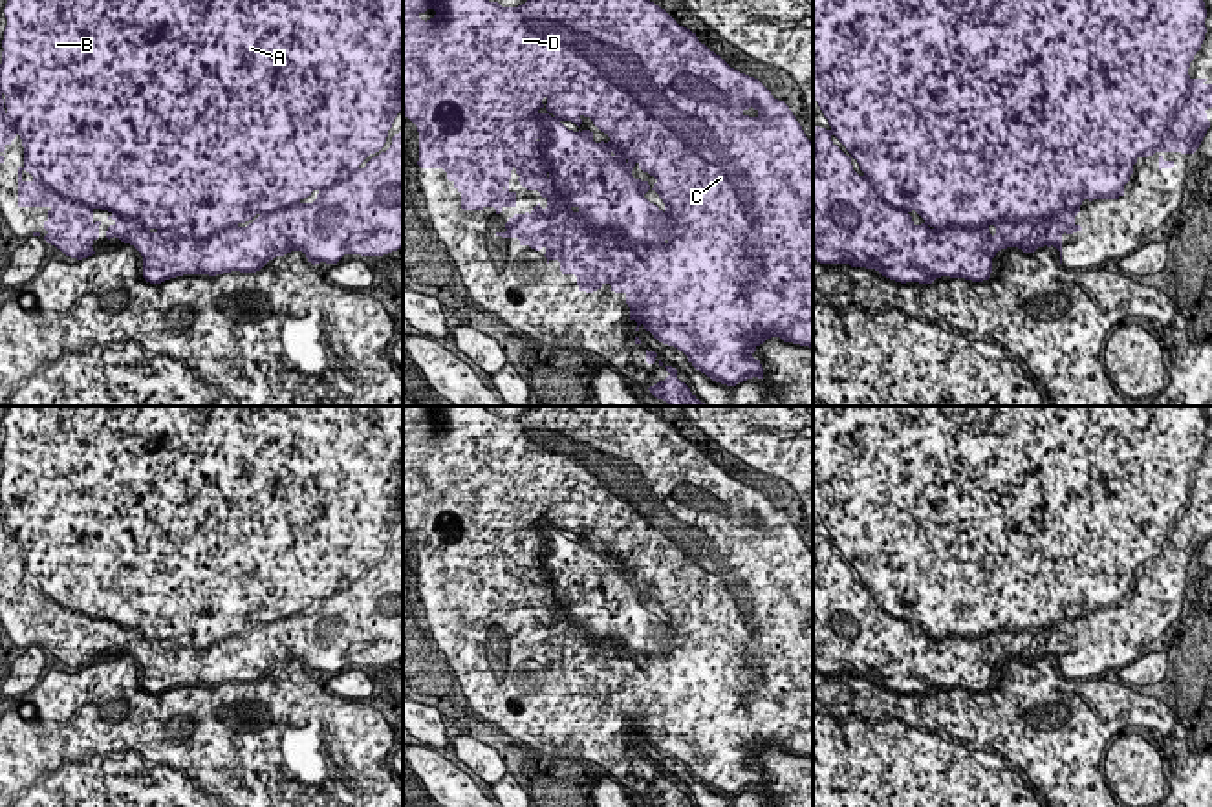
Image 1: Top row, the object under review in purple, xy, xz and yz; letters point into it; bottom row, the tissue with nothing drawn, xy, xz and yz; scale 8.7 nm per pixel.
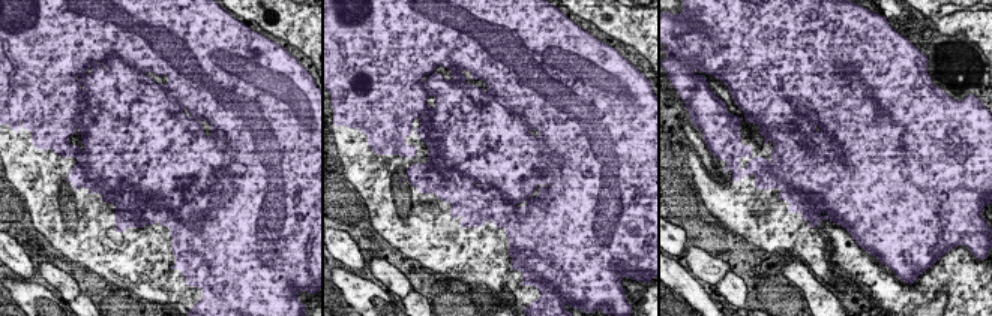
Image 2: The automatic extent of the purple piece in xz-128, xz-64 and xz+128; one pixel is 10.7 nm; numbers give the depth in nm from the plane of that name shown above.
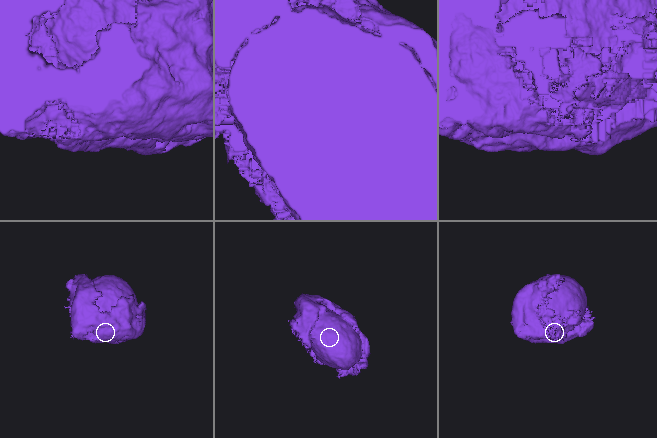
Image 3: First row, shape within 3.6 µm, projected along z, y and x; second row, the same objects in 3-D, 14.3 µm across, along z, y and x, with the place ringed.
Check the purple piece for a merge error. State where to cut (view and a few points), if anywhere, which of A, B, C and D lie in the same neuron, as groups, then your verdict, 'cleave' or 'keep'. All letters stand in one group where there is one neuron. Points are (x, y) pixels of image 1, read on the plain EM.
cut none; groups A B C D; keep

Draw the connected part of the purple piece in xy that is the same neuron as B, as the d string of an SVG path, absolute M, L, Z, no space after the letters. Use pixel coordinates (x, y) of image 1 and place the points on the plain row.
M7 406L4 423L7 436L0 474L0 573L4 573L5 556L18 545L24 556L24 575L18 576L18 617L49 619L44 631L48 640L44 650L66 666L82 670L95 664L92 655L99 648L101 635L93 629L95 619L108 620L108 629L115 631L106 640L108 650L115 646L141 662L143 688L150 694L183 684L256 683L269 670L291 661L302 661L315 675L320 672L337 673L344 664L383 666L403 657L403 538L392 547L390 558L381 560L394 529L403 520L403 406Z

